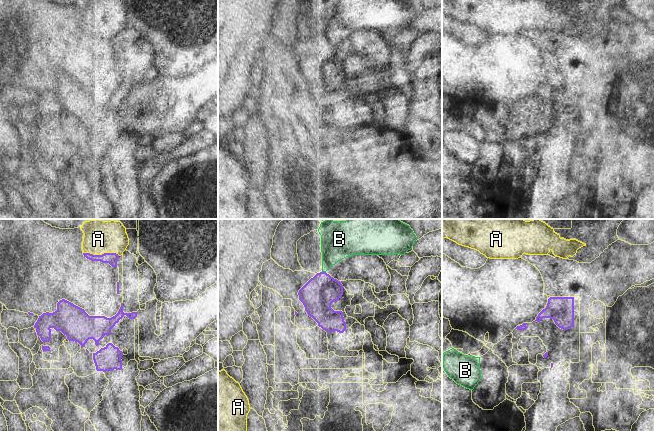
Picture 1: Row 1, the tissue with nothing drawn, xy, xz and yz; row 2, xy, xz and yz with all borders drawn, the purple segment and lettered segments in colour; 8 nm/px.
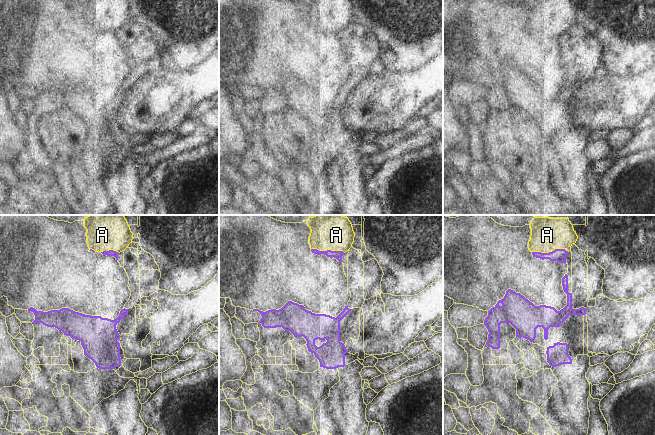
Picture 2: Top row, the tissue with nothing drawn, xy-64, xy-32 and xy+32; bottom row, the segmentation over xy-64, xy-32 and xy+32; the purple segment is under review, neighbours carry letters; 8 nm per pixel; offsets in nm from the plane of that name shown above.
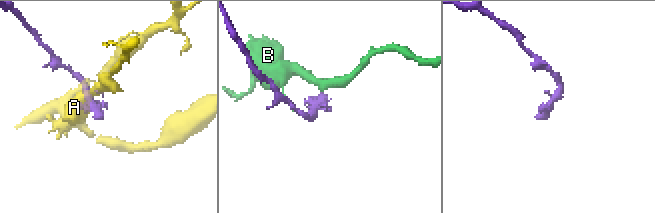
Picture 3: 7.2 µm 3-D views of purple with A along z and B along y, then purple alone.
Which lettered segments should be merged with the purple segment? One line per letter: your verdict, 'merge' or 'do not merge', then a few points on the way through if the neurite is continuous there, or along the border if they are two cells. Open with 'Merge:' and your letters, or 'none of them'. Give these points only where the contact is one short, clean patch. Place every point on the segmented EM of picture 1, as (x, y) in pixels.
Merge: none of them
A: do not merge
B: do not merge

